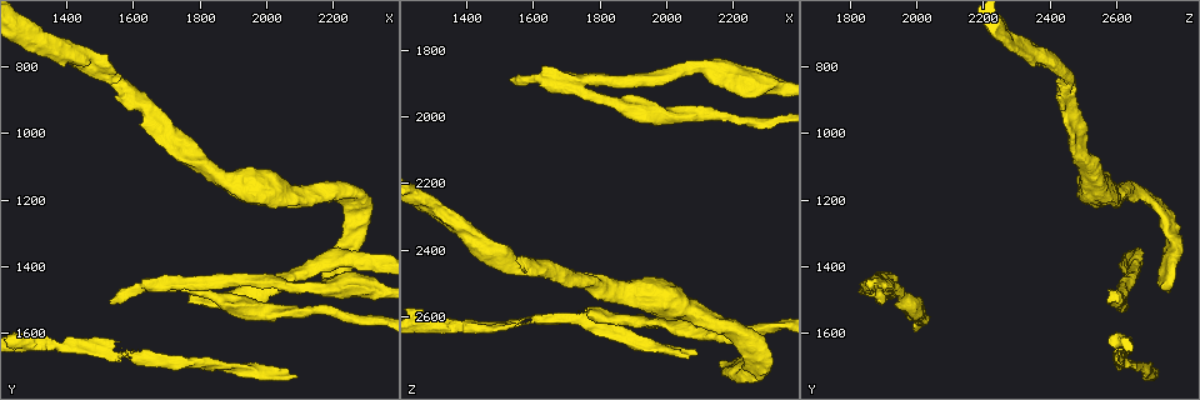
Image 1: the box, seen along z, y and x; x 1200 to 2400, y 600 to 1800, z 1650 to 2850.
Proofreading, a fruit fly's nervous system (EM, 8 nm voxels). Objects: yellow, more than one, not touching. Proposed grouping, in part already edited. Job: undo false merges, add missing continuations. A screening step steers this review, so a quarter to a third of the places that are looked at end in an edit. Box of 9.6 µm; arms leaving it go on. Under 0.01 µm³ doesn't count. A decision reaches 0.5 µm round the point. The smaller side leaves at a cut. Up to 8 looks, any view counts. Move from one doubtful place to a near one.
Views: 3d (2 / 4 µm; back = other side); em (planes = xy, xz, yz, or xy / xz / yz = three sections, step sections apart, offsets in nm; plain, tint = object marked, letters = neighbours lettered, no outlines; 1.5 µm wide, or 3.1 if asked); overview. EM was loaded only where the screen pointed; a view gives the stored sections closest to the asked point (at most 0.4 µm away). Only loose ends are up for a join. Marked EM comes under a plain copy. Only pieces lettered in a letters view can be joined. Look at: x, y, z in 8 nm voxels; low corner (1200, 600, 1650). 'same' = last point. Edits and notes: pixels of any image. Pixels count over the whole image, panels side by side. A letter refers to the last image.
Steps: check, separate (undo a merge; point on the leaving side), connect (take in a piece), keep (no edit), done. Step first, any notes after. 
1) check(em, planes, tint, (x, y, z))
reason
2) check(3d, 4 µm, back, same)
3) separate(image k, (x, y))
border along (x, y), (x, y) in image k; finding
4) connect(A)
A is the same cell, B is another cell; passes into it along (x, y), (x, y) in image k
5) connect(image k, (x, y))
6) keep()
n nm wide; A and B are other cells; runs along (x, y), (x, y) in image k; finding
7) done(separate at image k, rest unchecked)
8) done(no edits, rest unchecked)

check(em, xy, step 4, tint, (2170, 1470, 2740))
branch stops here

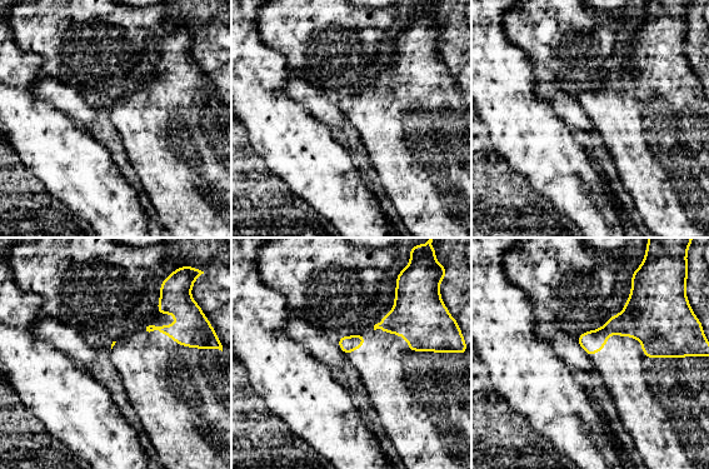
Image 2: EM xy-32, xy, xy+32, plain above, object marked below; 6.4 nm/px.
check(em, planes, letters, same)

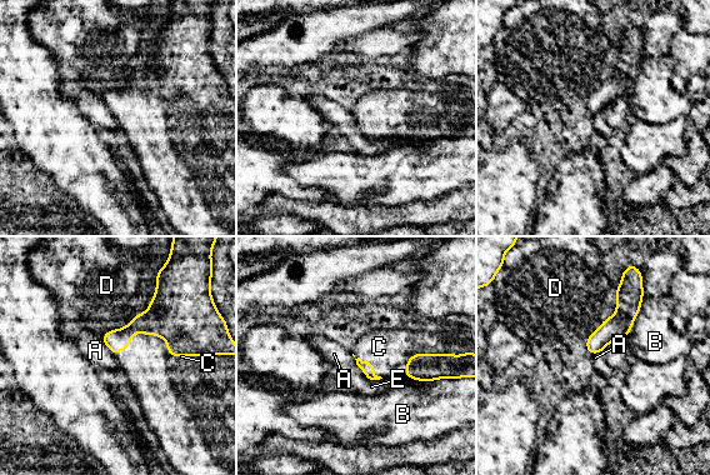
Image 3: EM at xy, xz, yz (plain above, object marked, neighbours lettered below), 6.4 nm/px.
connect(C)
C is the same cell, A, B, D and E are other cells; passes into it along (424, 368), (421, 354), (384, 346) in image 3; the cell continues

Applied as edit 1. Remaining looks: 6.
check(overview)

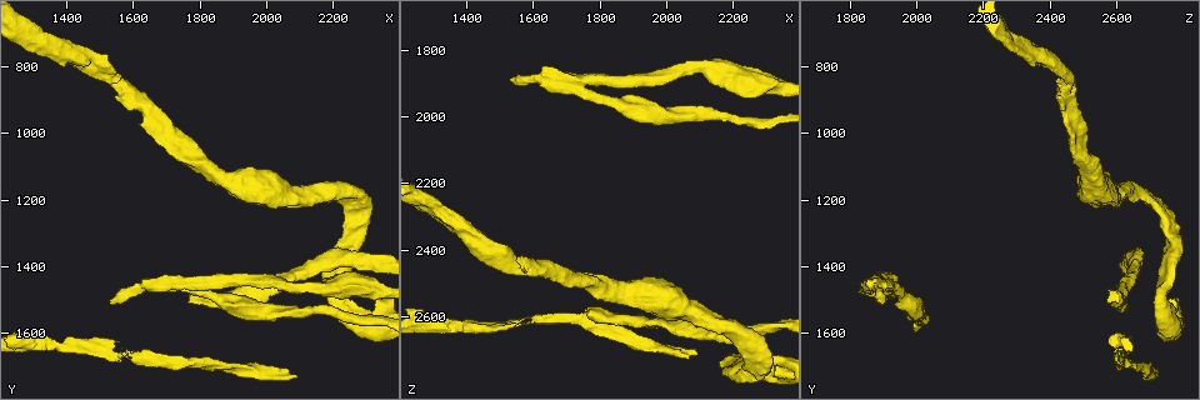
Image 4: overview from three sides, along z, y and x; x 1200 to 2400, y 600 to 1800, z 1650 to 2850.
check(3d, 4 µm, (2100, 1730, 2700))
free end

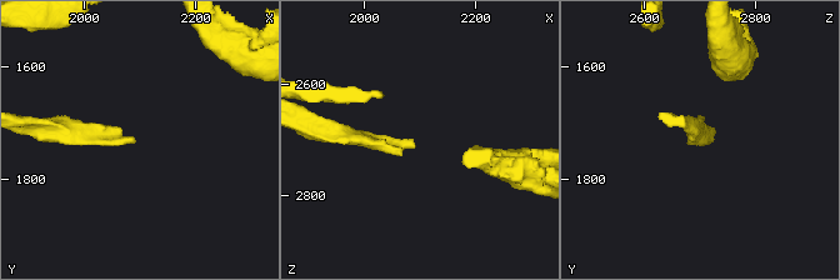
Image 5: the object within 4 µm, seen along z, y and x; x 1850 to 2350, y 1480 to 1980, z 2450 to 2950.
check(em, yz, step 4, tint, (2090, 1725, 2715))

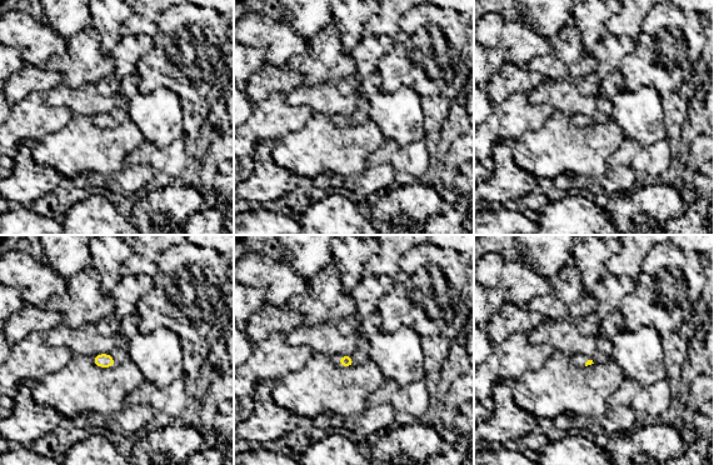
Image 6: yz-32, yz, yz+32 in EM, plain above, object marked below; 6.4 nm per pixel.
check(em, planes, letters, same)
cut it another way

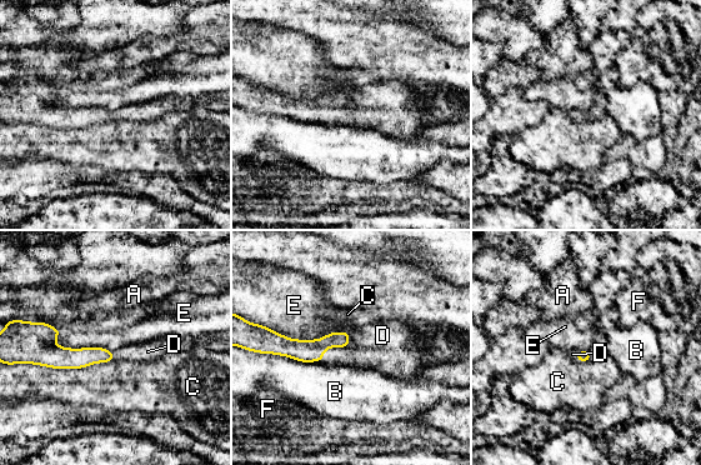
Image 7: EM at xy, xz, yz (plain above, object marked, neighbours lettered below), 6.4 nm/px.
connect(D)
D is the same cell, A, B, C, E and F are other cells; passes into it along (74, 358), (113, 355), (148, 351) in image 7; it goes on there

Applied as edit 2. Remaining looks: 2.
check(em, 3.1 µm, planes, letters, (1730, 1470, 2590))
an open end

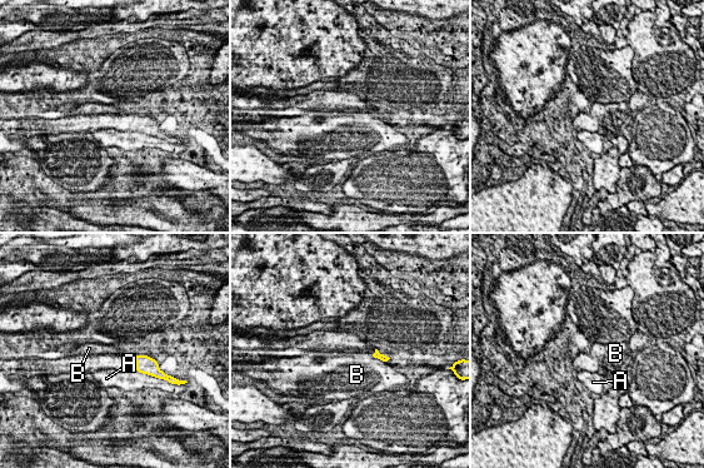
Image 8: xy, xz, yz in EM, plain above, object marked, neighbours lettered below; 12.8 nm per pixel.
keep()
A and B are other cells; no lettered piece goes on from it

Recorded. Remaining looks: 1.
done(connect at image 3, connect at image 7, rest unchecked)

